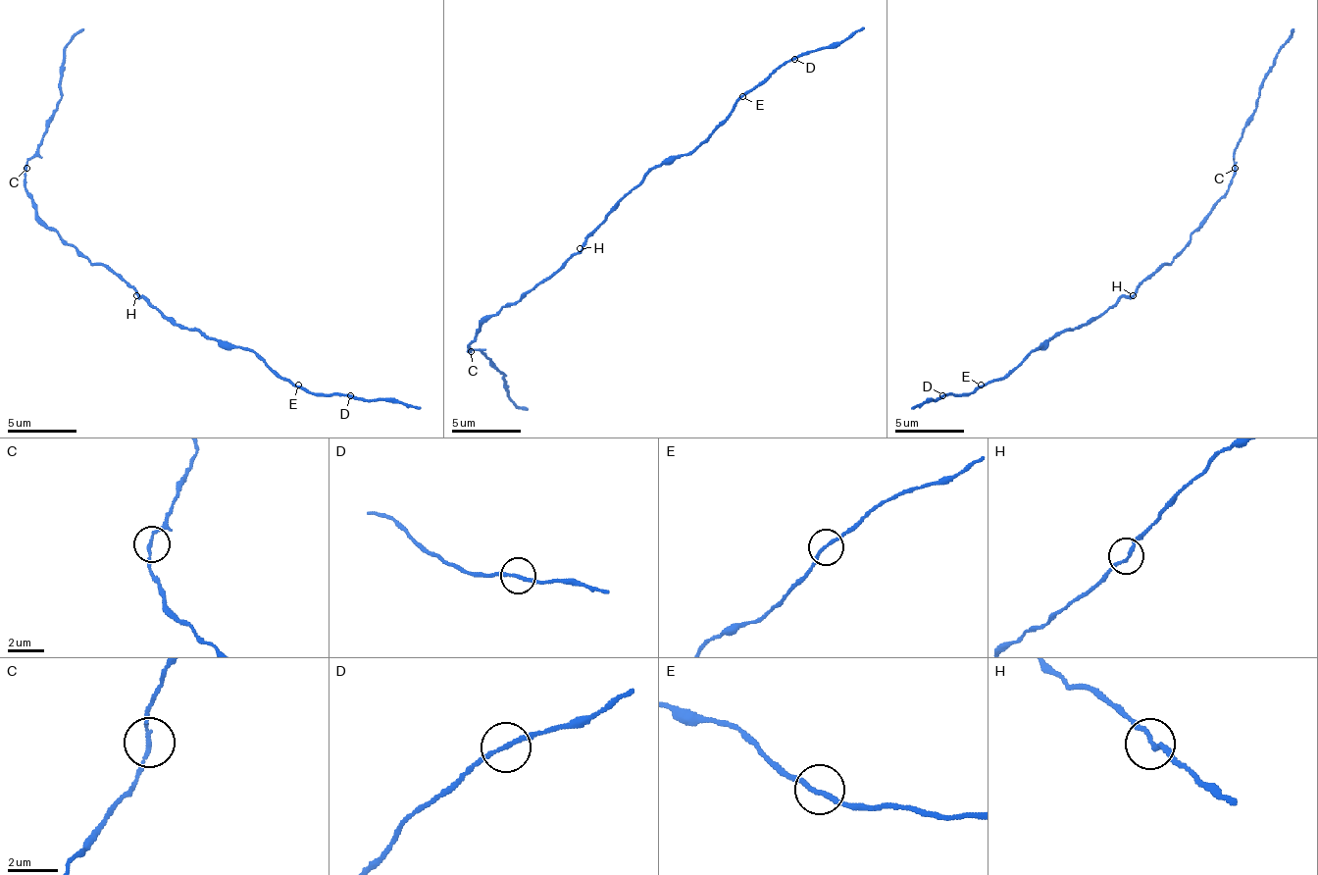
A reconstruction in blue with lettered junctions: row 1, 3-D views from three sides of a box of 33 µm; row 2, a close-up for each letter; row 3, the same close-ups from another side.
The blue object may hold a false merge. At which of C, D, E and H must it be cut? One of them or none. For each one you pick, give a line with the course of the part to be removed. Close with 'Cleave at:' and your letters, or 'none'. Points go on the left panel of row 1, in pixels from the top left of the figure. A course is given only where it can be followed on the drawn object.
C: (25, 168), (60, 98), (64, 46), (84, 29)
Cleave at: C

